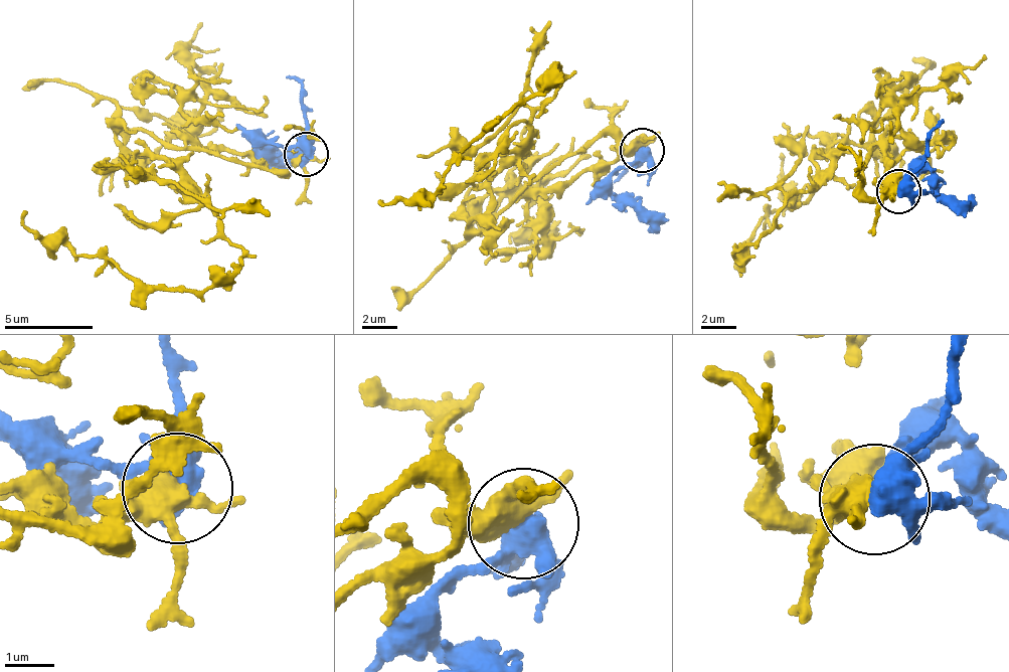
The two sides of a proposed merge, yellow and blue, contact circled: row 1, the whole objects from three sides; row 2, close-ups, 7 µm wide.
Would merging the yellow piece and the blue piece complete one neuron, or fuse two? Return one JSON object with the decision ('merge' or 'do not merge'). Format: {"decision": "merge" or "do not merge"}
{"decision": "do not merge"}

